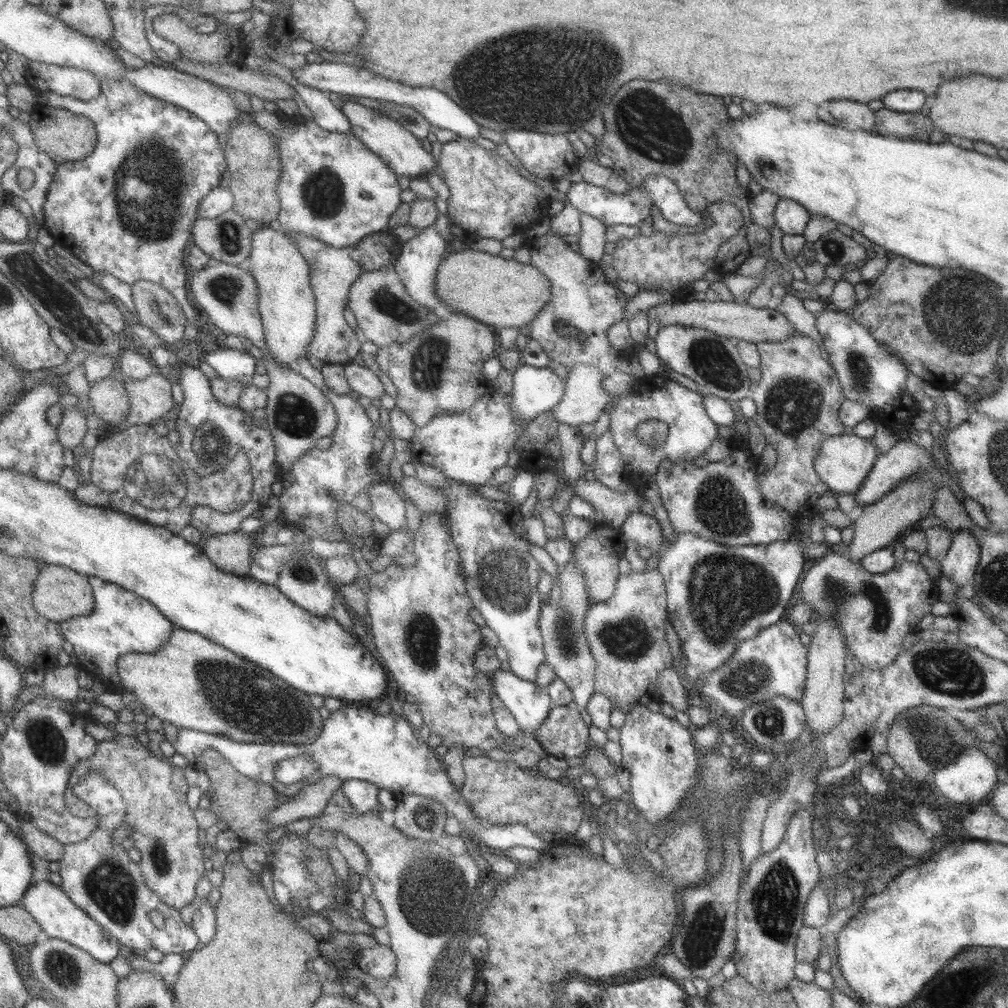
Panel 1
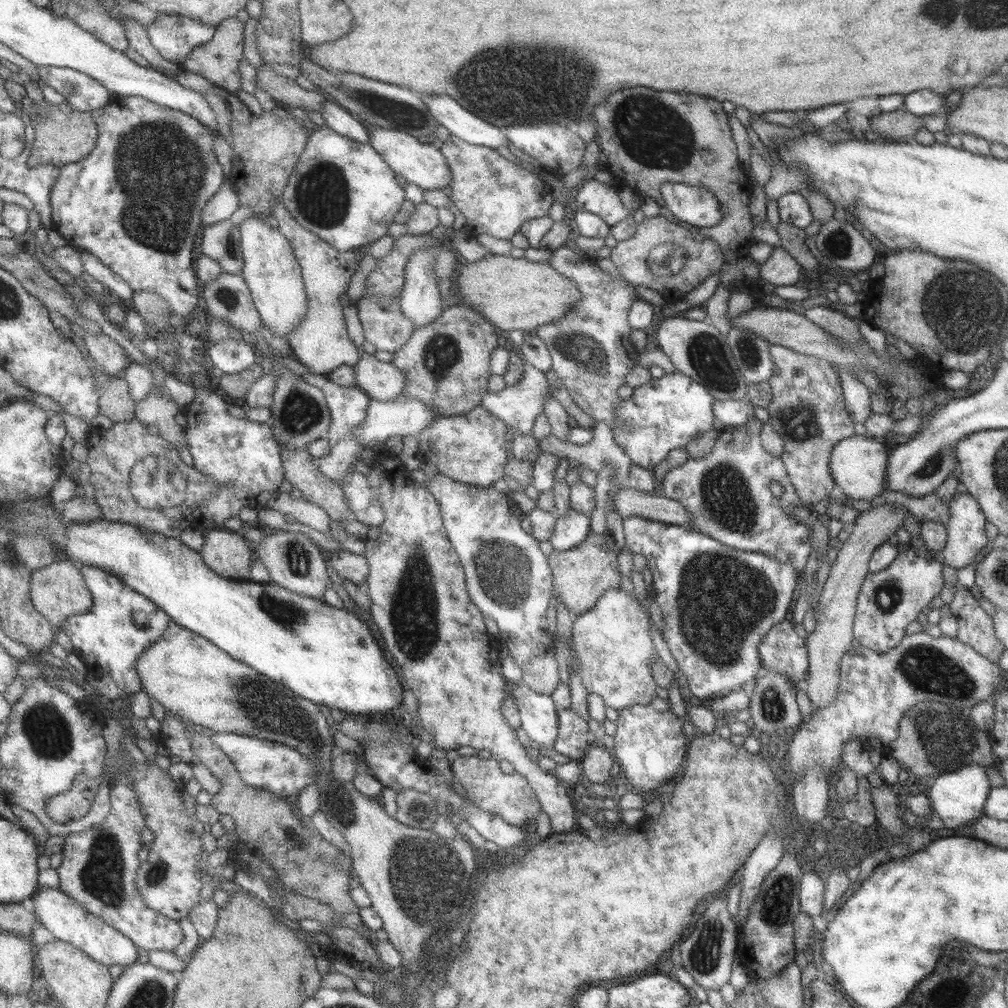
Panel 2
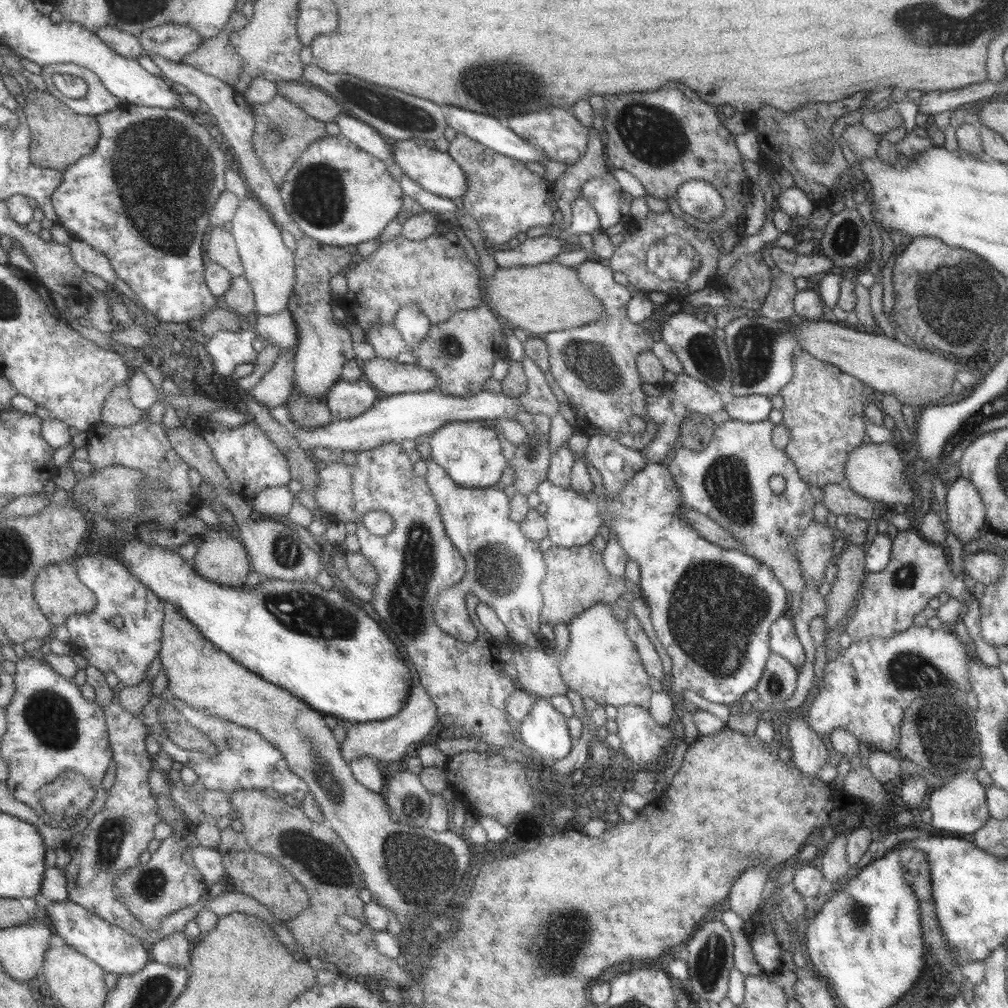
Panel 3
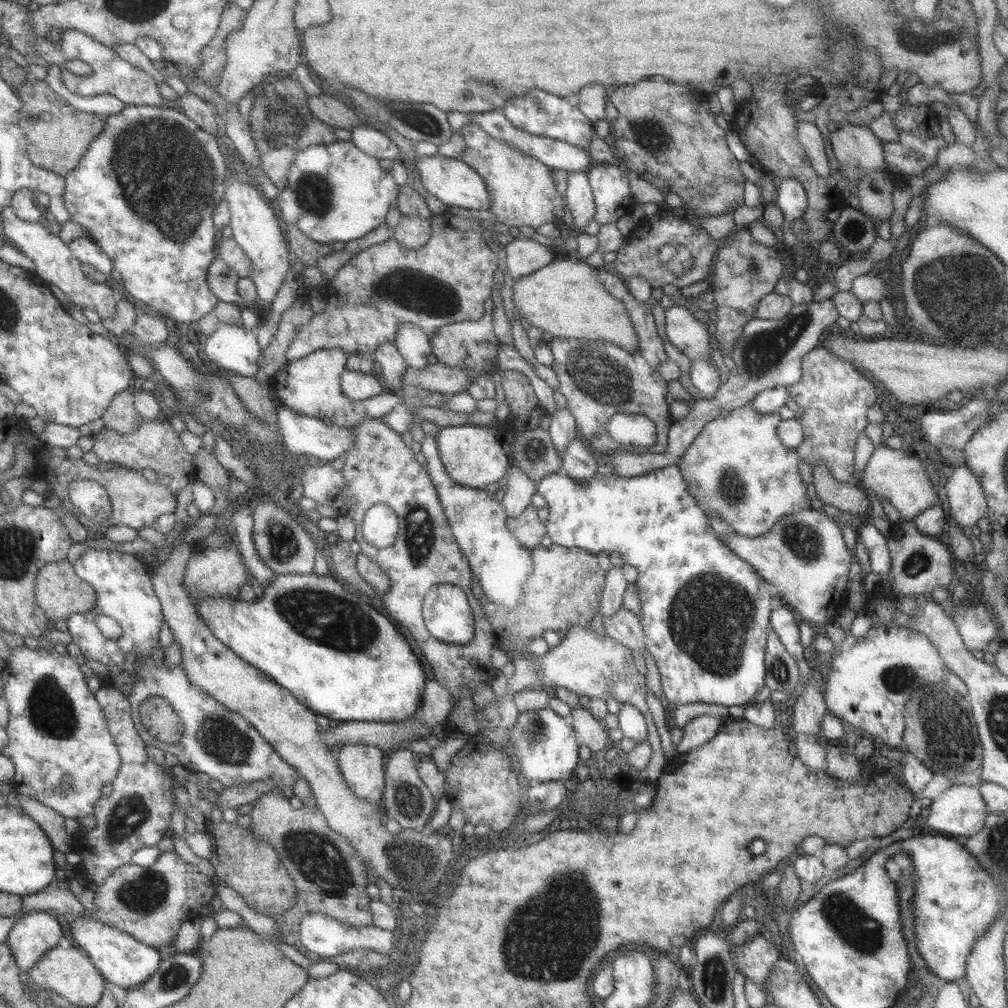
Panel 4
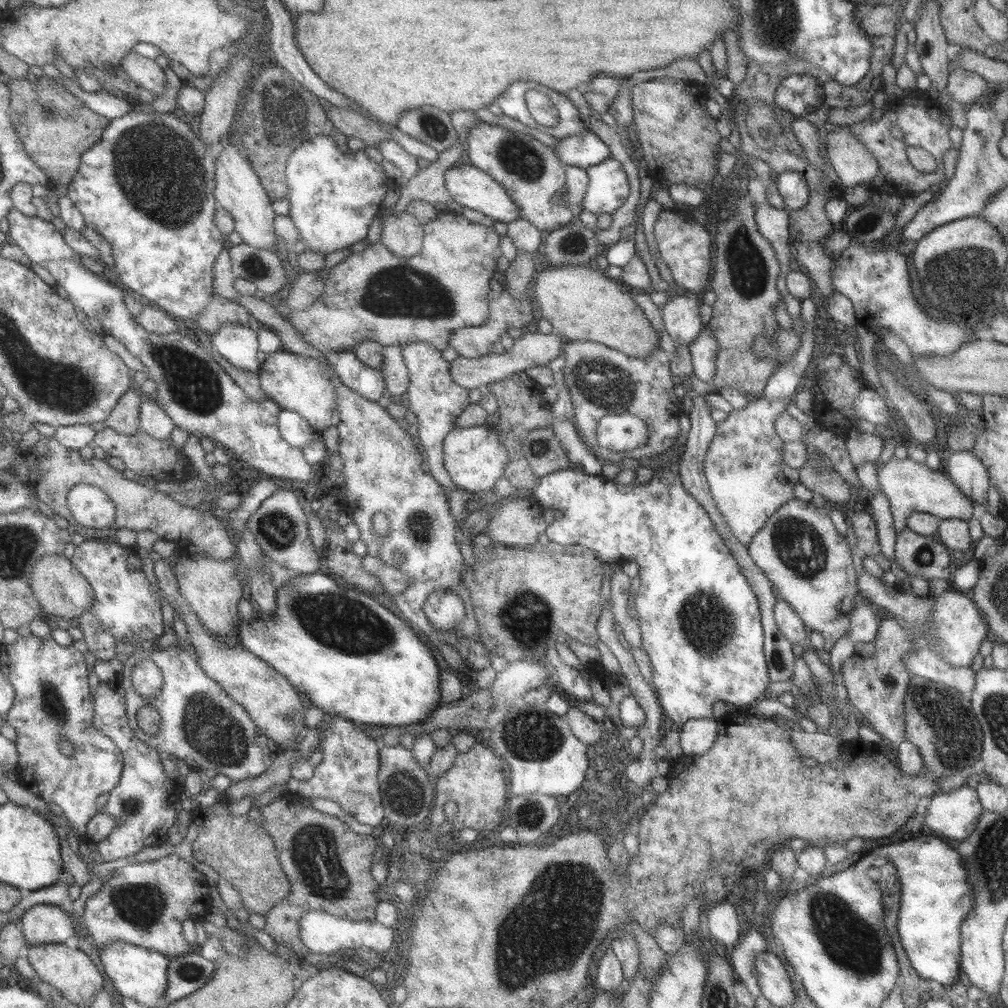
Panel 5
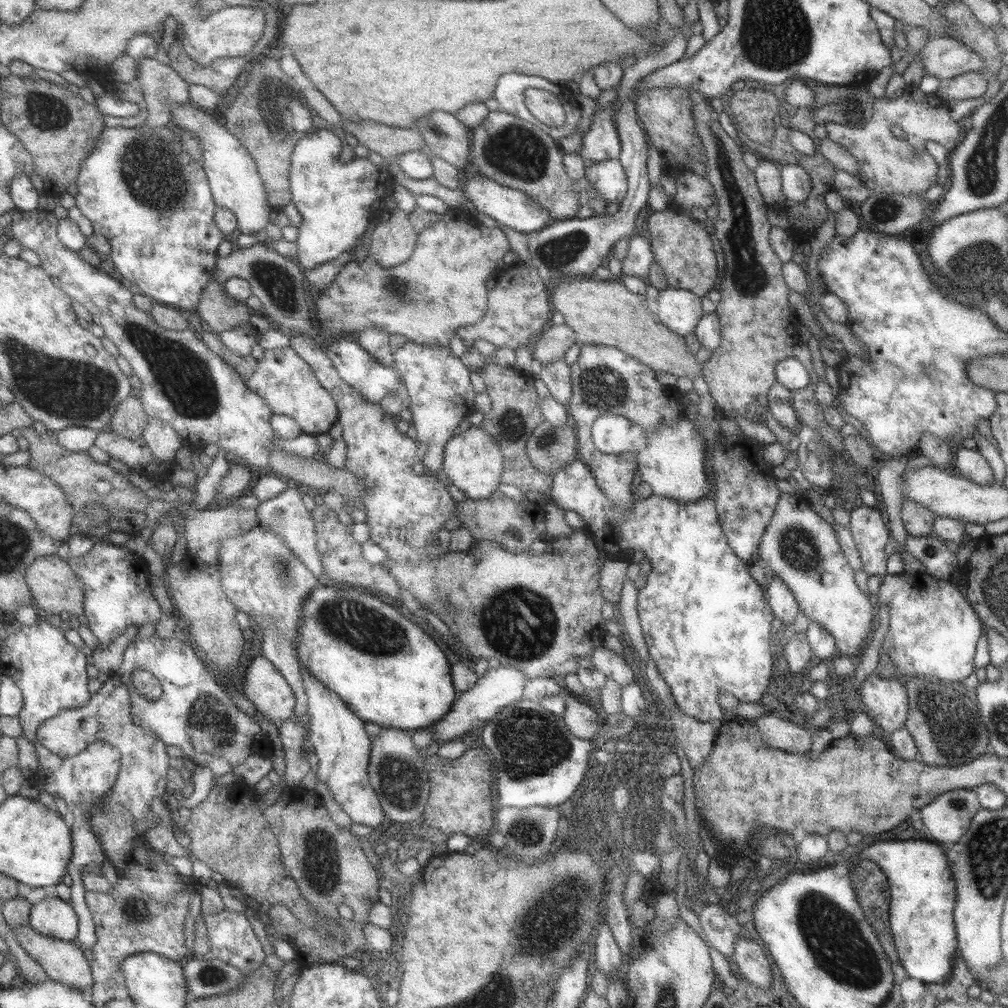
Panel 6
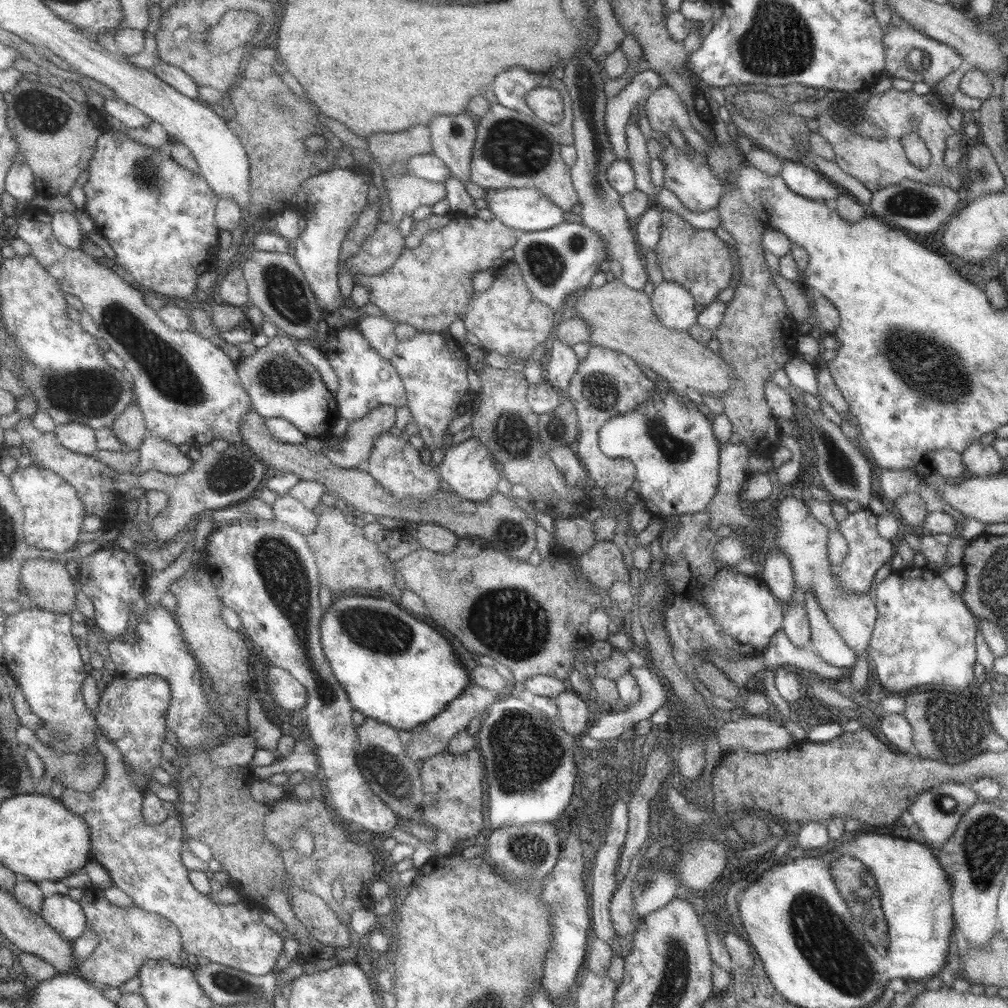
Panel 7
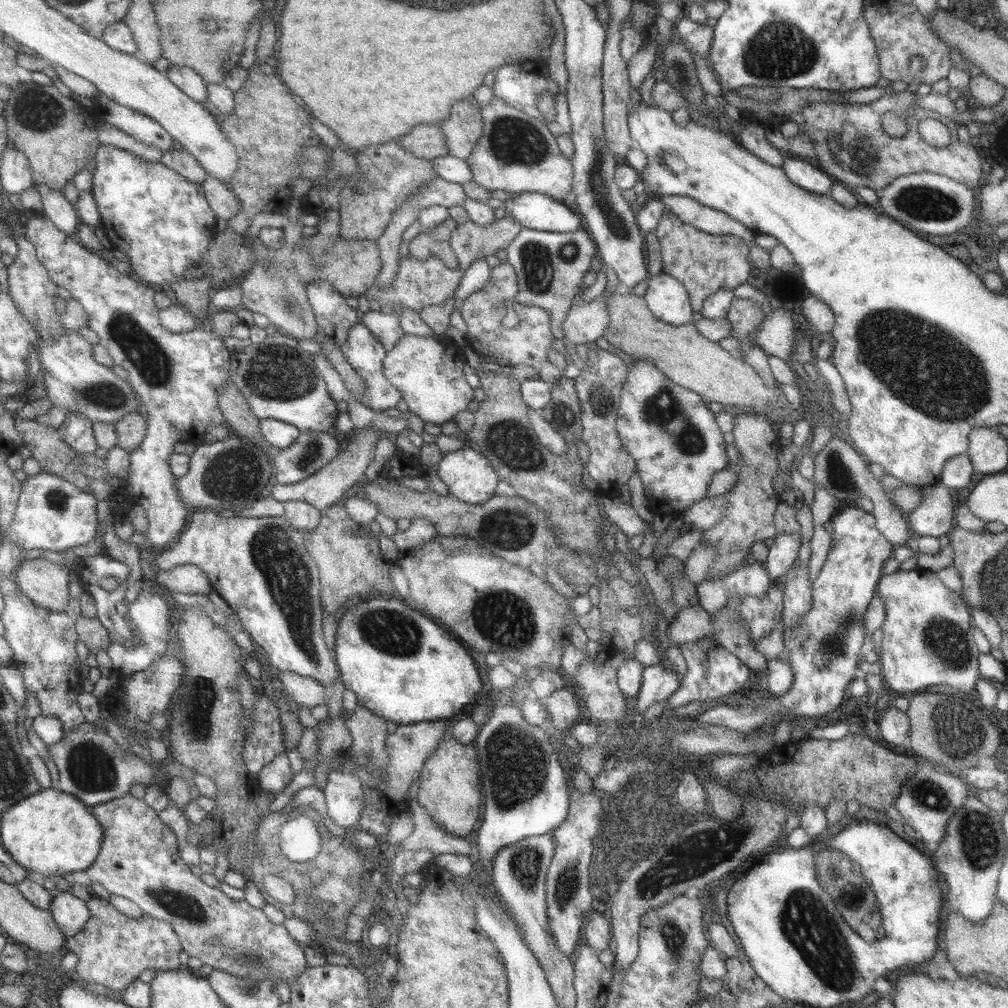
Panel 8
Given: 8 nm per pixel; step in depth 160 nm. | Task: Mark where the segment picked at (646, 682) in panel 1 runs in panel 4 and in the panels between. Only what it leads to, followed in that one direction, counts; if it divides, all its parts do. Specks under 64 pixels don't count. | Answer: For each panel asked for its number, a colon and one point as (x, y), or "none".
2: (612, 641)
3: (600, 662)
4: (594, 666)

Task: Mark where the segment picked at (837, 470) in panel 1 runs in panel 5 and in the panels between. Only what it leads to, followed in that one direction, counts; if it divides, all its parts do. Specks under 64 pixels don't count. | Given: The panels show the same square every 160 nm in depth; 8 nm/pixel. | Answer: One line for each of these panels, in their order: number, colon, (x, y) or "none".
2: (857, 464)
3: (874, 471)
4: (899, 476)
5: (909, 486)

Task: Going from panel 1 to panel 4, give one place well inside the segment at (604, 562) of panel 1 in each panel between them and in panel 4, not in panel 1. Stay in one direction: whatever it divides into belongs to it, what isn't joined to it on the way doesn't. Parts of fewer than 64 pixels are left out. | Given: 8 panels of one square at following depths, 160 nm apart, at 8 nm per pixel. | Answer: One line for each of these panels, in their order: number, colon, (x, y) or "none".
2: (582, 574)
3: (576, 578)
4: (565, 592)

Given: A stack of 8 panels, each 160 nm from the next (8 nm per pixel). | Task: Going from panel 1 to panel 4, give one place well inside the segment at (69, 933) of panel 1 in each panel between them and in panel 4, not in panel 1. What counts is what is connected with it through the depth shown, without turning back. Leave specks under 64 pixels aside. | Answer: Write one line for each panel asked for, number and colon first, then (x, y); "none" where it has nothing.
2: (60, 913)
3: (119, 952)
4: (124, 961)

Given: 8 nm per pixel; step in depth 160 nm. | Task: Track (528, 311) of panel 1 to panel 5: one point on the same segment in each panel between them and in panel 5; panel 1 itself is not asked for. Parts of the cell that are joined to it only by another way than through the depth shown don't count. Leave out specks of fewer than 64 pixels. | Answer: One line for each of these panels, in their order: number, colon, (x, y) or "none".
2: (514, 293)
3: (539, 299)
4: (566, 298)
5: (582, 303)

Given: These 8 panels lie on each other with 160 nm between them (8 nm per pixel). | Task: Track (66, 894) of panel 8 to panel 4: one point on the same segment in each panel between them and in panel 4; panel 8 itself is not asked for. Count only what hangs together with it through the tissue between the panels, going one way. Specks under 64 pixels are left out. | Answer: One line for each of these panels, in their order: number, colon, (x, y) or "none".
4: (37, 933)
5: (44, 924)
6: (53, 917)
7: (67, 916)

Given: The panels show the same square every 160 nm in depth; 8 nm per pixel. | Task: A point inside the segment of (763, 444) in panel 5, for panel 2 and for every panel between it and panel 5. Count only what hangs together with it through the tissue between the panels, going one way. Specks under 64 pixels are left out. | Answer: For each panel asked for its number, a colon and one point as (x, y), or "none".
2: (727, 494)
3: (727, 481)
4: (736, 467)

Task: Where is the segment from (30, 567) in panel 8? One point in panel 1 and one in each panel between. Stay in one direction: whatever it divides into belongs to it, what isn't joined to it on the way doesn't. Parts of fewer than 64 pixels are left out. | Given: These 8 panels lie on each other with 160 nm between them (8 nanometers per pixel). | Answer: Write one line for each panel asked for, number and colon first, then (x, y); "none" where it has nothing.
1: (61, 593)
2: (60, 591)
3: (60, 592)
4: (61, 593)
5: (62, 590)
6: (54, 583)
7: (48, 582)

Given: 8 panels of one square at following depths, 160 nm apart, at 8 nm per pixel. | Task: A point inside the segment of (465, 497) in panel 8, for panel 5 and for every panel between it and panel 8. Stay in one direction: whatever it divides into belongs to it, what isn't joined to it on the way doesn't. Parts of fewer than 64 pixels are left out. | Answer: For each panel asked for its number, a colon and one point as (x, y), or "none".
5: (476, 457)
6: (474, 463)
7: (469, 468)

